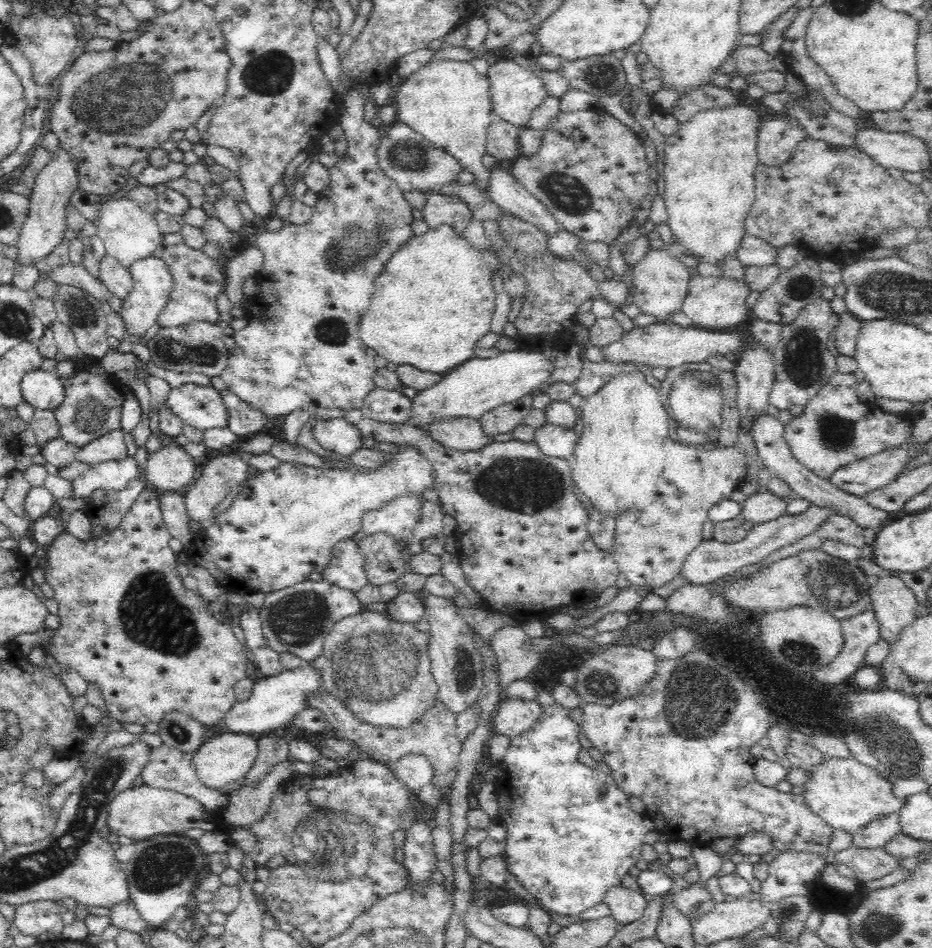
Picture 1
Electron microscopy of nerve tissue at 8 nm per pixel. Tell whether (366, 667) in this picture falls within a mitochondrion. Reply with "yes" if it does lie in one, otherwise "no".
yes

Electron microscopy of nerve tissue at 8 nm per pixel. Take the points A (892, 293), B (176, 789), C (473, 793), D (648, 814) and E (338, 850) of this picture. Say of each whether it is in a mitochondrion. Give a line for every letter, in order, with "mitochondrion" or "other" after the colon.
A: mitochondrion
B: other
C: other
D: other
E: mitochondrion

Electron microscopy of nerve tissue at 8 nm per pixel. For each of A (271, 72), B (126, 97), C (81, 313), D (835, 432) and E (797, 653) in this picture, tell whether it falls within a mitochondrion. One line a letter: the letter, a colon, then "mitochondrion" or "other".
A: mitochondrion
B: mitochondrion
C: mitochondrion
D: mitochondrion
E: mitochondrion

